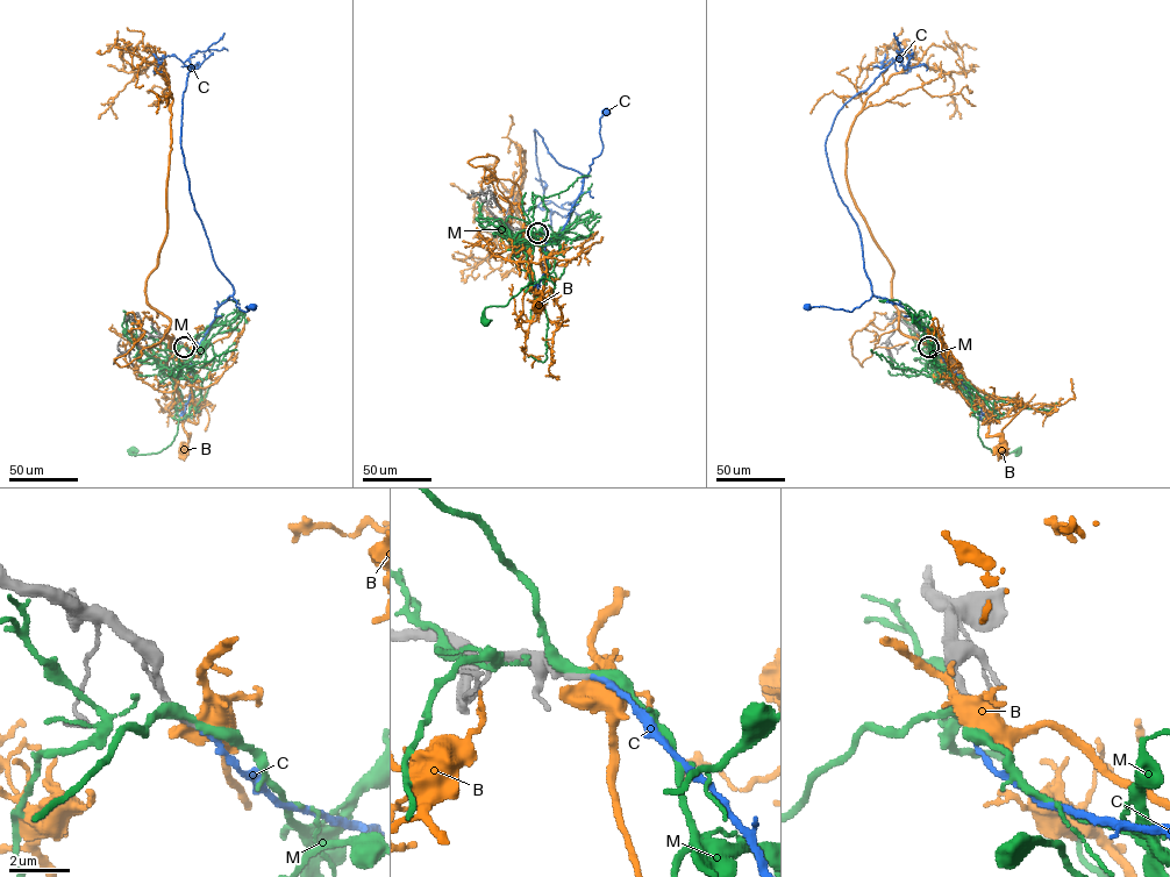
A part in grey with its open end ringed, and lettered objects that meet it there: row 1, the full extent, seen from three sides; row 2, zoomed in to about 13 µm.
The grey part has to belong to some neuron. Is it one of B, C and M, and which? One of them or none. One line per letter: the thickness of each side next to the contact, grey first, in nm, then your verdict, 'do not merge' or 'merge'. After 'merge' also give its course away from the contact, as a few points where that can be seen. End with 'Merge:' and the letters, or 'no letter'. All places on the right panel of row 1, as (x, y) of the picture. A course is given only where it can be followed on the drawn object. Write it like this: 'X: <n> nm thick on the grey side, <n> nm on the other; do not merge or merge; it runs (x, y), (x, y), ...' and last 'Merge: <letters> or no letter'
B: 200 nm thick on the grey side, 800 nm on the other; do not merge
C: 200 nm thick on the grey side, 150 nm on the other; merge; it runs (928, 347), (939, 351), (928, 330), (907, 309), (887, 299), (872, 296), (851, 312), (808, 307)
M: 240 nm thick on the grey side, 340 nm on the other; do not merge
Merge: C

